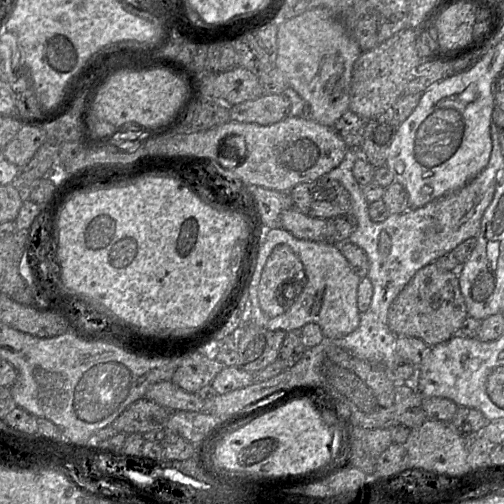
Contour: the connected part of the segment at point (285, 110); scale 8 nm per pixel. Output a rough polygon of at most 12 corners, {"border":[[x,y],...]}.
{"border":[[283,94],[229,105],[230,120],[270,125],[290,113]]}

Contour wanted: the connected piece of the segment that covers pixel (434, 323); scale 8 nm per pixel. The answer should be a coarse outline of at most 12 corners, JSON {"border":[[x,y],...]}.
{"border":[[431,263],[393,300],[396,336],[435,346],[467,316],[457,271]]}

